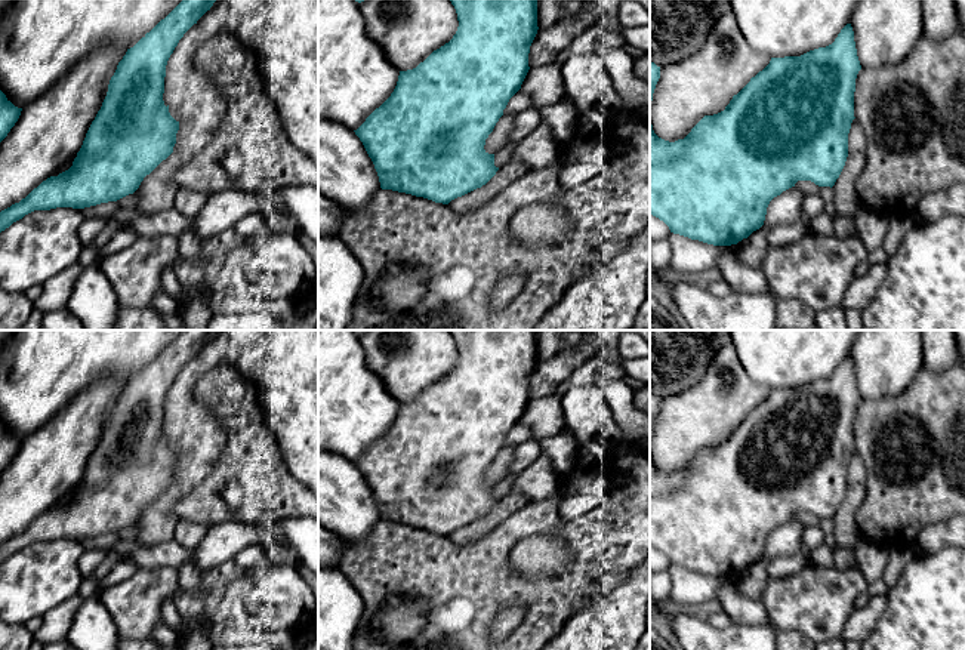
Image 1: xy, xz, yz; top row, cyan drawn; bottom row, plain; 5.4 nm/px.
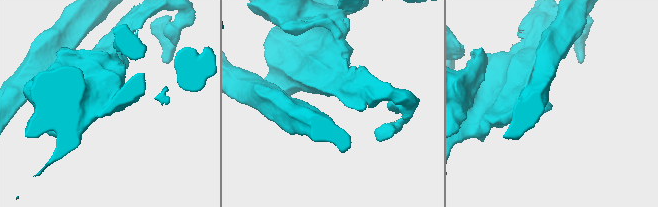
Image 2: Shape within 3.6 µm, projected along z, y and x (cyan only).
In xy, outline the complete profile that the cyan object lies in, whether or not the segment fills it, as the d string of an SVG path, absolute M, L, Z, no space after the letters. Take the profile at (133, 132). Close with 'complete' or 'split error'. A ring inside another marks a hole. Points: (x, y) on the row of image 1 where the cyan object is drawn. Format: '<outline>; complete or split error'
M182 0L164 19L127 49L110 80L107 96L92 121L73 166L43 181L19 203L0 212L0 232L34 210L84 209L133 194L144 178L166 160L176 144L179 121L164 105L166 65L184 34L216 0Z; complete

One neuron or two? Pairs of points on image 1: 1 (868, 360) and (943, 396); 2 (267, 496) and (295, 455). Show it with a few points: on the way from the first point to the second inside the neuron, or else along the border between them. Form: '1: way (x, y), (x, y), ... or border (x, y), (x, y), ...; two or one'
1: border (921, 366), (912, 382), (900, 394), (879, 397); two
2: border (270, 428), (283, 461); two

